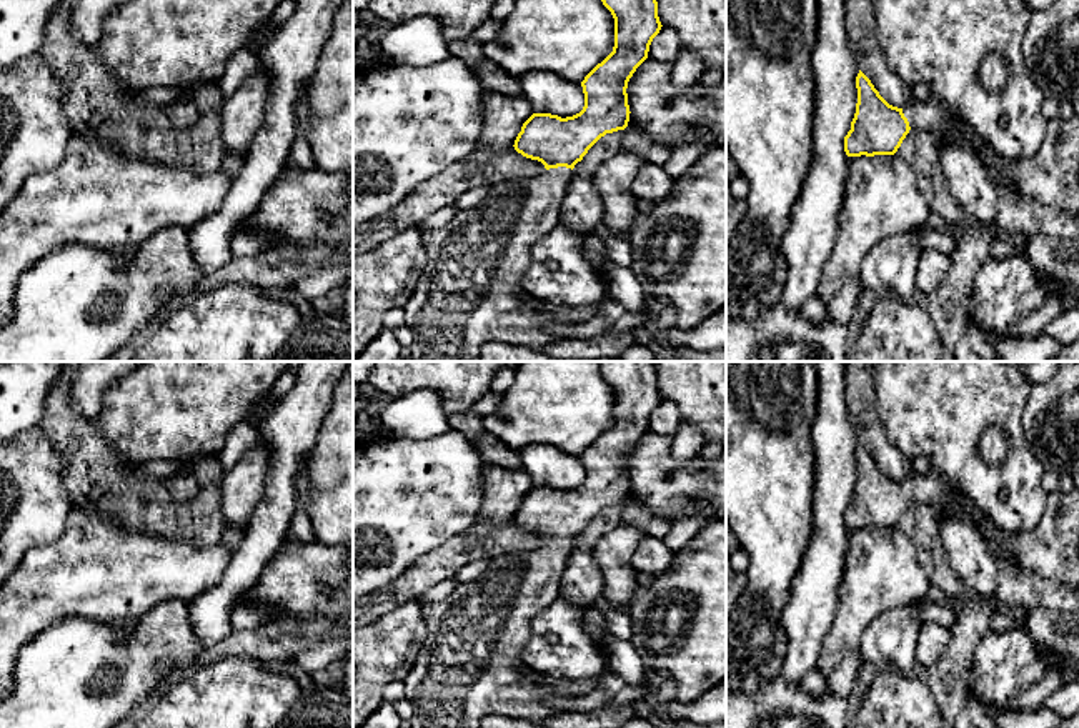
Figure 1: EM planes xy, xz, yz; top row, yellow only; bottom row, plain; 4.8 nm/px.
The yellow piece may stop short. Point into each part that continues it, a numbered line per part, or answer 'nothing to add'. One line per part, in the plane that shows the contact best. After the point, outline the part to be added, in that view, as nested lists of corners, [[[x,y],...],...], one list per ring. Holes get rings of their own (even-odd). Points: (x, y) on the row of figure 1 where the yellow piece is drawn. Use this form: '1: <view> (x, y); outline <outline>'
1: xz (467, 297); outline [[[558,167],[500,182],[478,205],[460,210],[448,225],[421,228],[428,263],[401,308],[415,335],[408,348],[413,362],[478,362],[483,345],[490,342],[543,350],[559,338],[541,328],[554,318],[523,302],[518,293],[533,245],[559,223],[571,177],[571,168]]]

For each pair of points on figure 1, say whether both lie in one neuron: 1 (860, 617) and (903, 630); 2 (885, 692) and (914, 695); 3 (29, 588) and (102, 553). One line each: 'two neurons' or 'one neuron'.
1: two neurons
2: one neuron
3: one neuron

